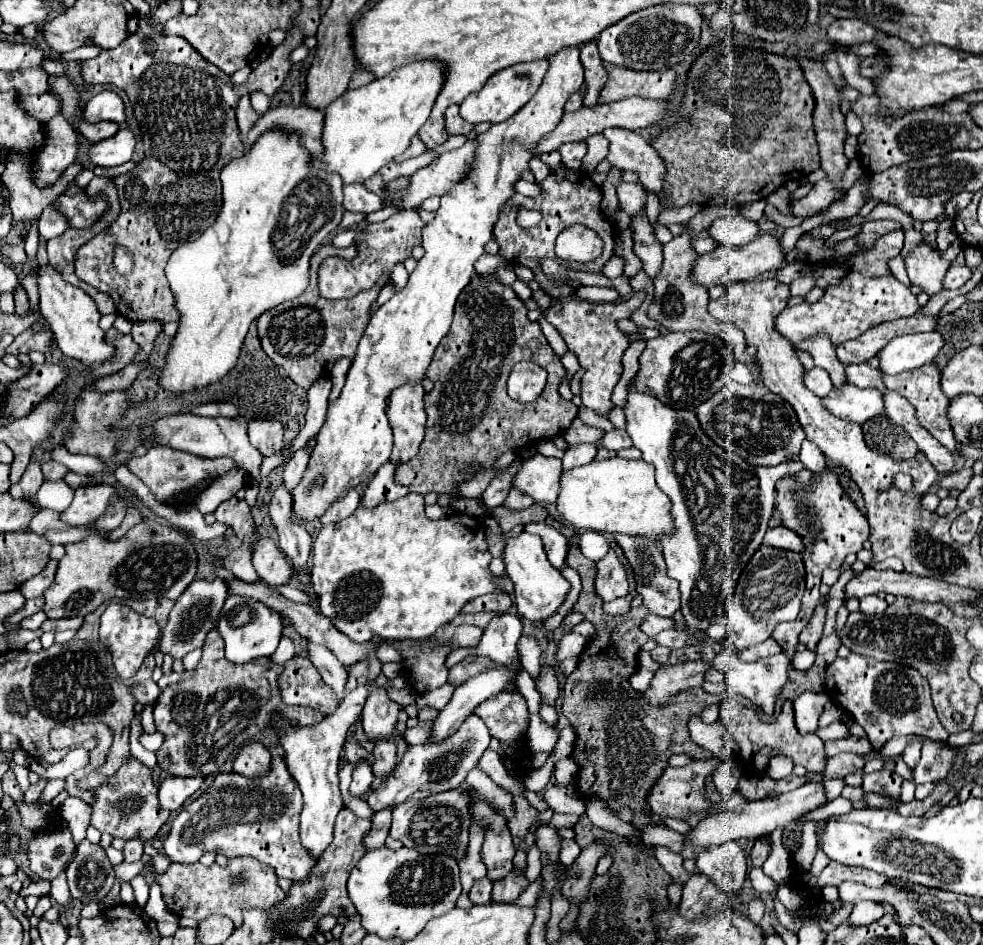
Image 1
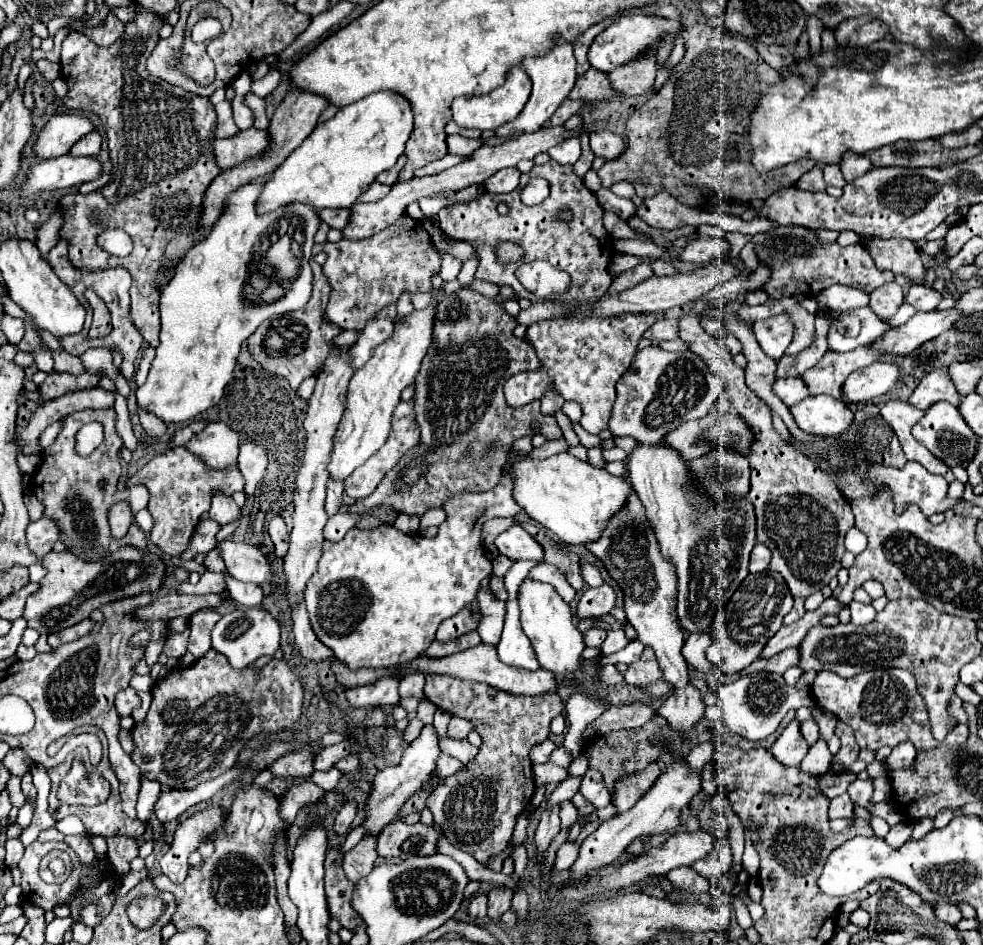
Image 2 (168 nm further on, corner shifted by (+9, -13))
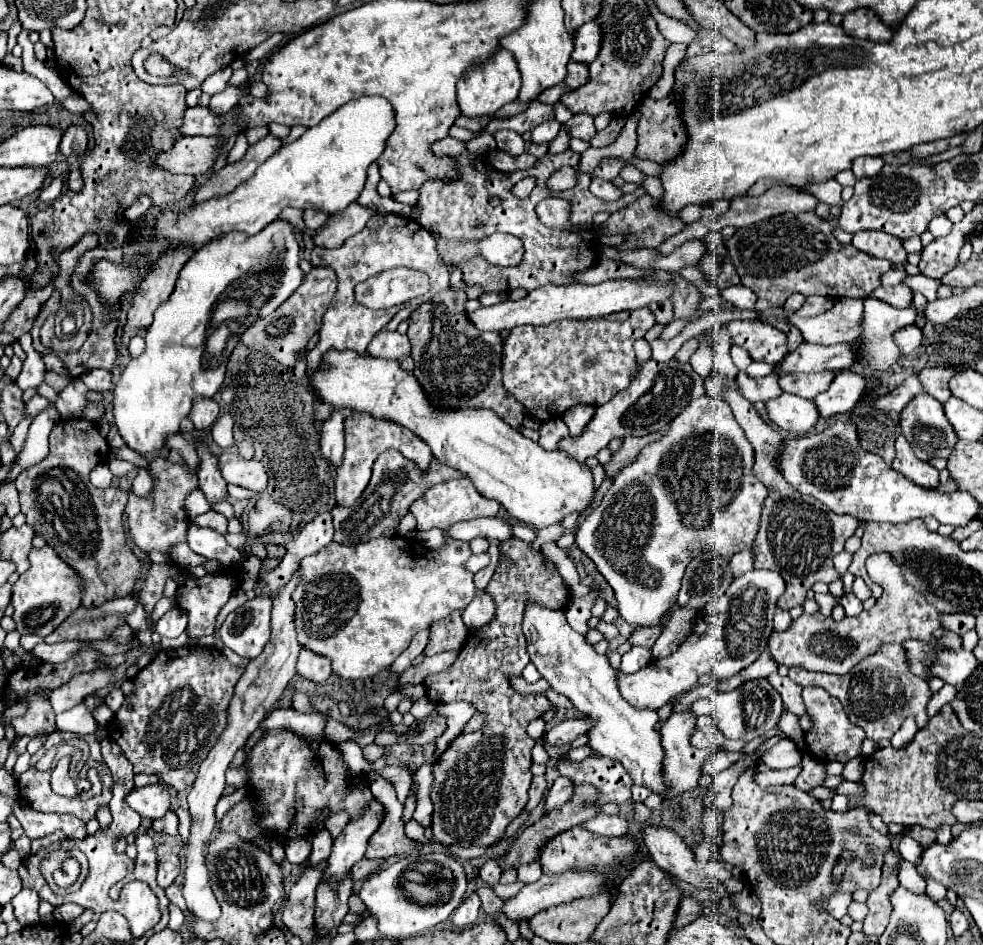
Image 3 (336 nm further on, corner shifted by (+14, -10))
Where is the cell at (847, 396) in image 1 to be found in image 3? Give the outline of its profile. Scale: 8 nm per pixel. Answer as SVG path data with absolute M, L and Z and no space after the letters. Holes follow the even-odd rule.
M783 394L775 400L769 400L767 414L779 428L795 432L797 436L807 434L819 420L819 412L813 400L805 400L793 394Z

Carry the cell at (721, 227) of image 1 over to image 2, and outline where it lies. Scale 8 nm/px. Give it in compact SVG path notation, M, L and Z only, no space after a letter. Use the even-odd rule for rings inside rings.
M698 237L690 241L678 255L678 261L684 263L708 263L710 259L726 259L728 243L720 237Z

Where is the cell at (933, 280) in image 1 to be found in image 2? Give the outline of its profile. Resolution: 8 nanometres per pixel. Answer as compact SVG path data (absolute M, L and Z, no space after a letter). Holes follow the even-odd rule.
M872 239L866 245L872 251L872 259L878 269L890 269L892 273L902 273L912 279L912 283L924 283L926 271L918 249L908 239Z

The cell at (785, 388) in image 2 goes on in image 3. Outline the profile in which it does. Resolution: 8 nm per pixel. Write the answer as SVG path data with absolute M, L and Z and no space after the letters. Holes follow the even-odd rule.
M743 372L743 374L737 374L737 382L739 382L741 394L749 402L757 402L757 400L765 400L767 402L767 400L773 400L775 396L783 394L777 374L769 374L765 378L749 378Z

